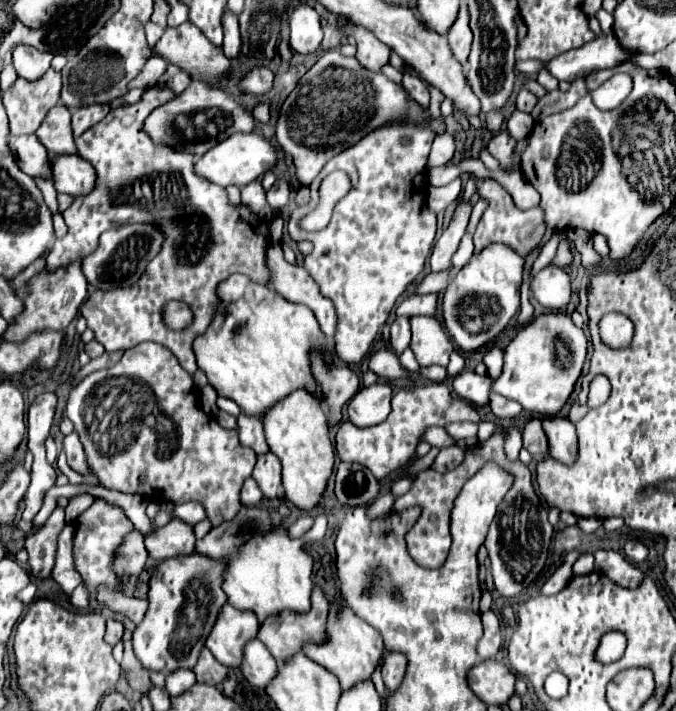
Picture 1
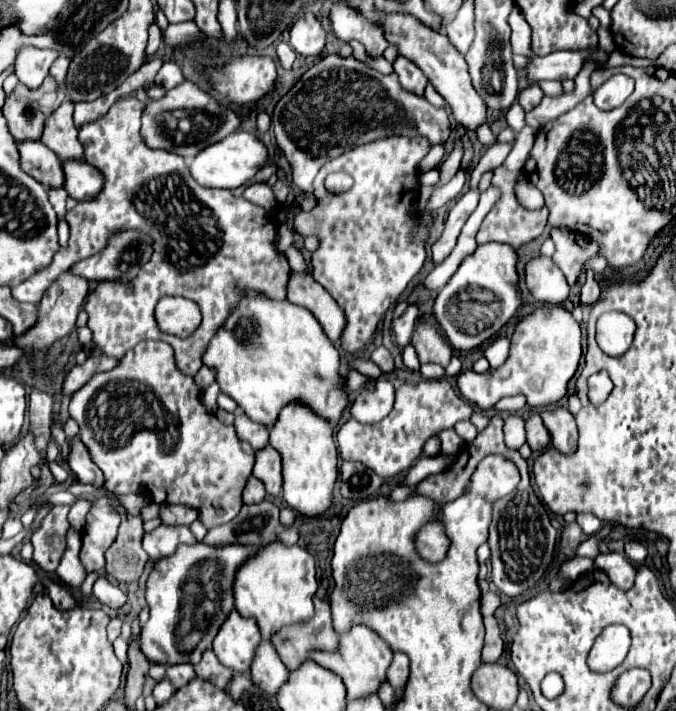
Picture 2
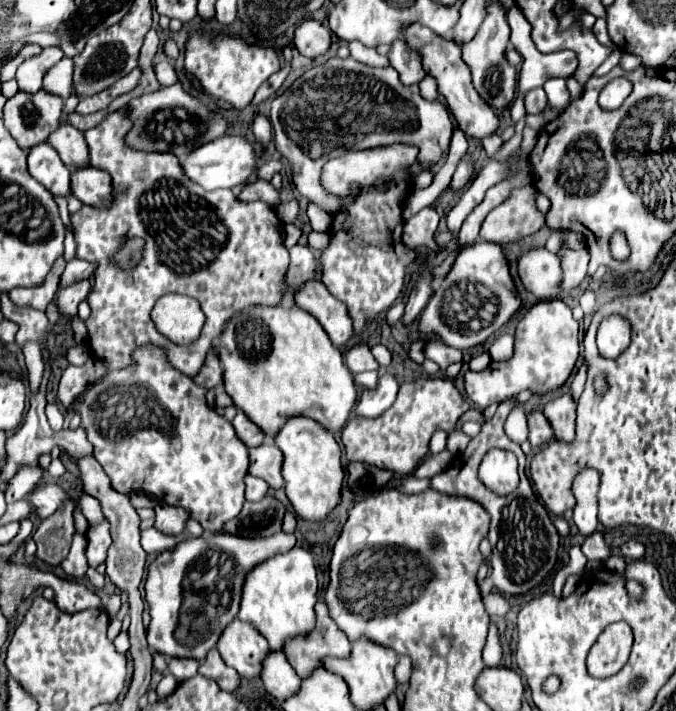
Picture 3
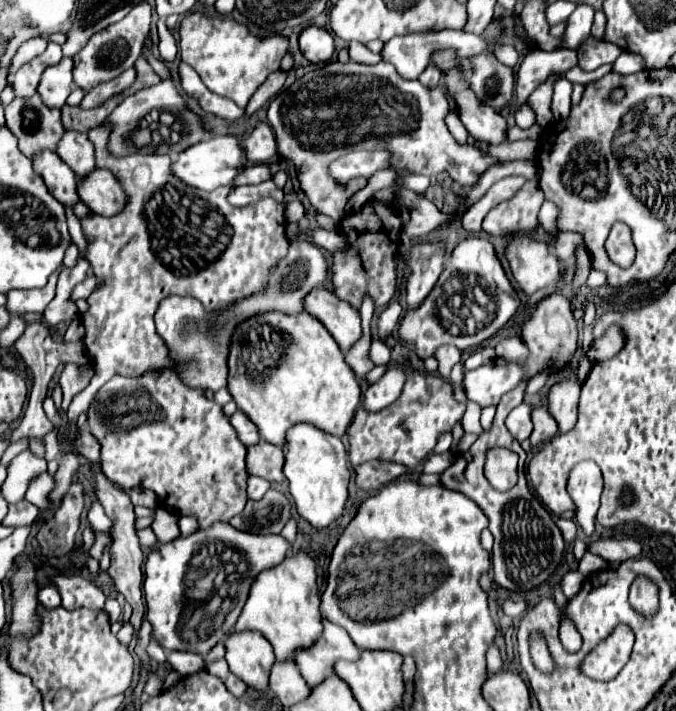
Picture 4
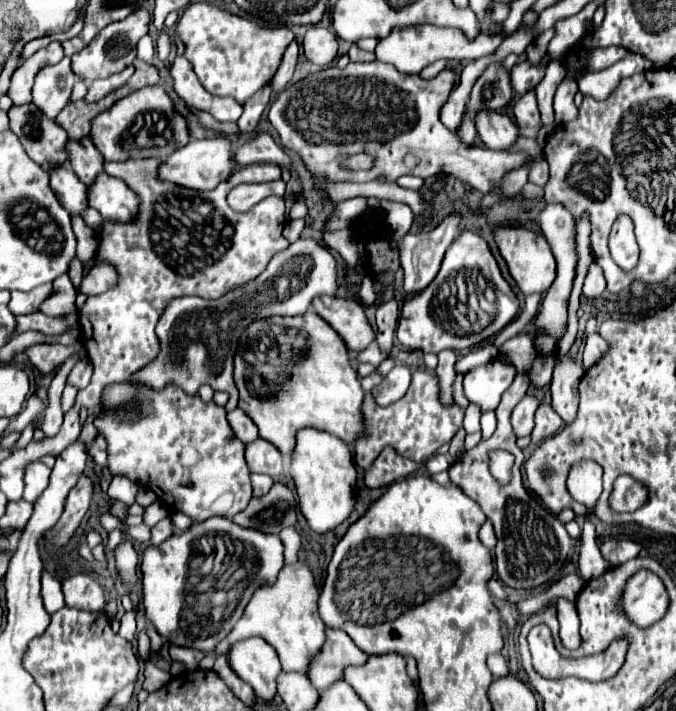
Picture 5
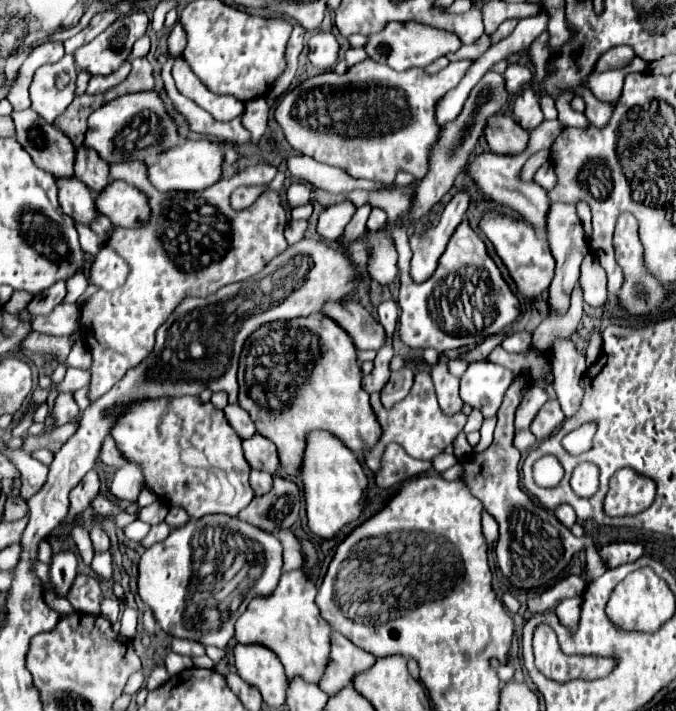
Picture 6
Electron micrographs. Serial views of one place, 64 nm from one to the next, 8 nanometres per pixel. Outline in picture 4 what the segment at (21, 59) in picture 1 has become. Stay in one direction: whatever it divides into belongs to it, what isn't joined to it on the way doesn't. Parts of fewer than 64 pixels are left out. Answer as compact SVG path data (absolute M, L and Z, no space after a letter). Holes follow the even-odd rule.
M50 42L44 54L40 54L34 60L30 60L28 64L24 64L16 72L16 78L14 78L14 94L16 96L32 96L32 94L36 94L36 88L40 84L42 72L48 66L56 64L60 58L62 58L62 48L58 44L54 44L54 42Z

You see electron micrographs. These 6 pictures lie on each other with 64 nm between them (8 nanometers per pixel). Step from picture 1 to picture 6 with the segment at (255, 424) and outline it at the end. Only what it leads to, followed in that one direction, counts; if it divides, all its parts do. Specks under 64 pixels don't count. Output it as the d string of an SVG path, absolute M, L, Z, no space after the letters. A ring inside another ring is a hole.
M228 404L224 408L224 414L230 422L230 426L236 430L236 434L246 440L246 438L252 438L256 434L256 426L252 424L252 418L248 416L248 412L244 412L238 404Z

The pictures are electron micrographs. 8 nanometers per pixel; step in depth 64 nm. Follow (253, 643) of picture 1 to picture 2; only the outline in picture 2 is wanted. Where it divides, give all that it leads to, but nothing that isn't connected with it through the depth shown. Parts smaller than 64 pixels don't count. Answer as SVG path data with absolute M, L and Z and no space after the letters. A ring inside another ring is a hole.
M262 640L256 648L250 666L250 676L256 686L270 694L274 694L280 688L280 684L284 684L284 680L288 678L288 668L284 668L270 642Z

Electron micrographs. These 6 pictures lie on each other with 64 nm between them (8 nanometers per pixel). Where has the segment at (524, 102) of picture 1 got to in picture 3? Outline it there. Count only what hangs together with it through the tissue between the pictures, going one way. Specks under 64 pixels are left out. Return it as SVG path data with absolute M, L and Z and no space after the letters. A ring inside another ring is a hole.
M542 88L528 90L524 94L524 106L526 106L528 114L538 114L546 106L546 94L544 94L544 90Z

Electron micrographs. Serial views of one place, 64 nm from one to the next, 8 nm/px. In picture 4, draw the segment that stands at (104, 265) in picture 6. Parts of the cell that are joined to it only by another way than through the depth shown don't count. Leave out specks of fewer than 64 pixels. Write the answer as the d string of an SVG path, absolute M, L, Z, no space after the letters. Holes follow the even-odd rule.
M88 276L84 282L76 284L74 290L72 290L70 300L76 302L76 300L80 300L80 298L88 298L88 296L92 294L92 288L96 288L96 276Z

